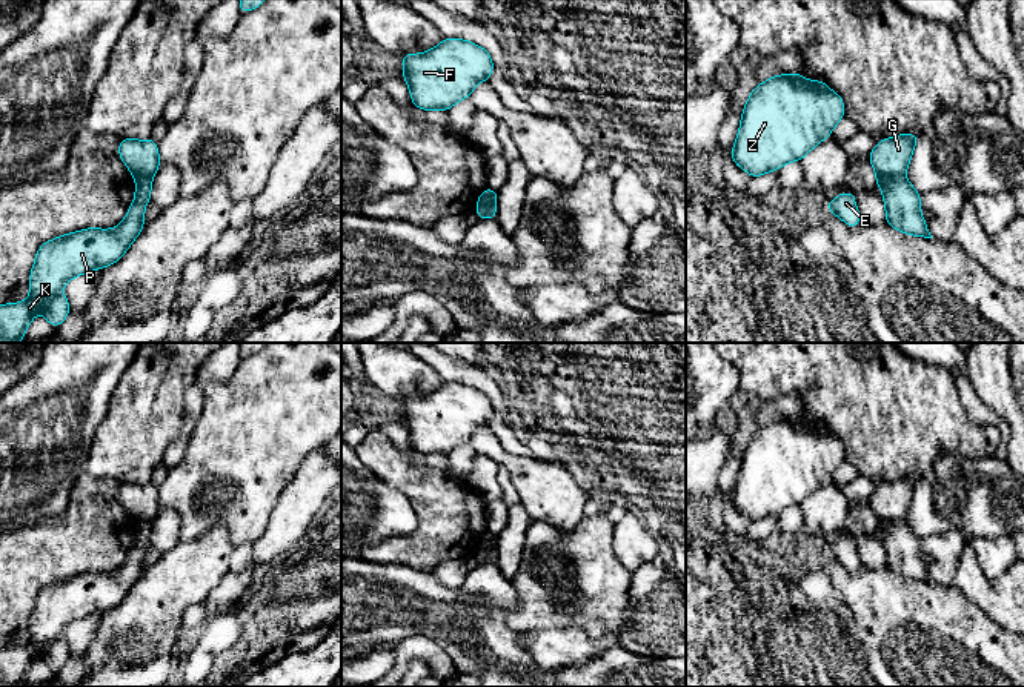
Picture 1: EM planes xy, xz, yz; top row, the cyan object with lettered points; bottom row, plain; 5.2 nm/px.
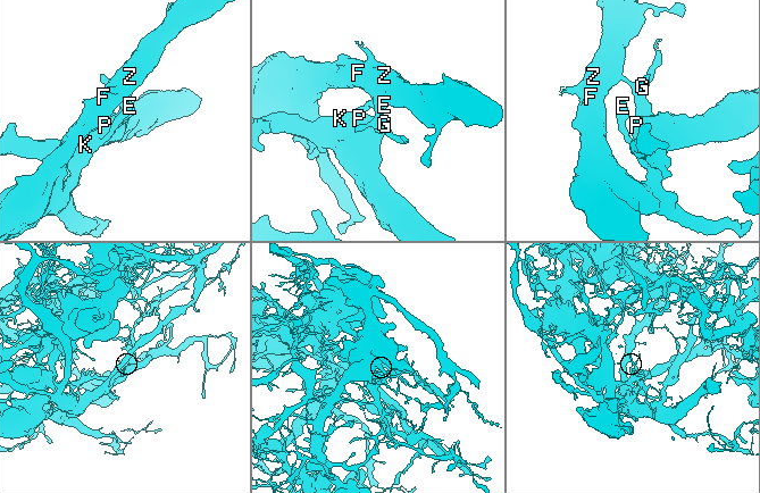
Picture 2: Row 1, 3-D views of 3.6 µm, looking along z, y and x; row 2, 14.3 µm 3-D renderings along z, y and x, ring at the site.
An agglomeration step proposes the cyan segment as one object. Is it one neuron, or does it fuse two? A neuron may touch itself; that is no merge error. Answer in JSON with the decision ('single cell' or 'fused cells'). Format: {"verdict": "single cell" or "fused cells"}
{"verdict": "fused cells"}

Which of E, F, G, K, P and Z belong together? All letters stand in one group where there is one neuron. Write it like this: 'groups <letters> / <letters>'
groups E F G Z / K P

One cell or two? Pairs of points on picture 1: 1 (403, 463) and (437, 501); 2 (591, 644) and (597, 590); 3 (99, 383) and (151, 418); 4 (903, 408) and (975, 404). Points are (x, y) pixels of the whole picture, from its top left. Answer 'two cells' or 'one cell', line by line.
1: one cell
2: two cells
3: two cells
4: two cells

